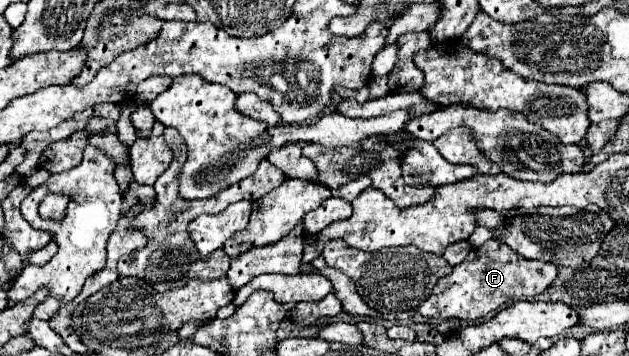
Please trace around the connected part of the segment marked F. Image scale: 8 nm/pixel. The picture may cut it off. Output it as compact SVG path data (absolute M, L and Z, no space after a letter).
M490 239L476 251L472 249L464 263L456 265L450 275L436 283L434 295L418 305L418 313L436 319L476 321L486 317L490 311L500 309L506 301L518 301L546 291L554 279L556 265L524 259L516 255L516 251L512 251L504 241Z

